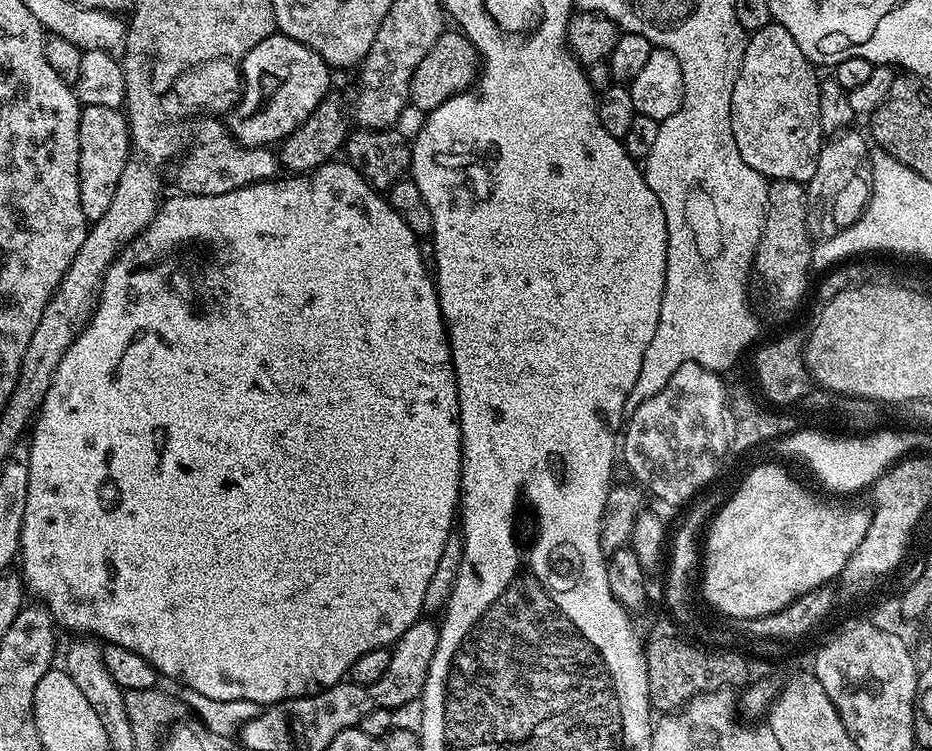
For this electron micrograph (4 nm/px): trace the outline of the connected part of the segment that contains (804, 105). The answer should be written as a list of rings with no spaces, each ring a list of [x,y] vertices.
[[[770,23],[747,37],[742,66],[738,70],[730,102],[732,133],[738,146],[738,154],[742,154],[742,162],[758,170],[758,174],[762,174],[769,181],[789,180],[807,186],[810,178],[814,178],[814,170],[818,170],[822,133],[818,114],[820,80],[815,71],[817,69],[812,61],[806,58],[806,54],[802,54],[802,50],[798,50],[798,42],[790,38],[790,30],[780,24]]]

